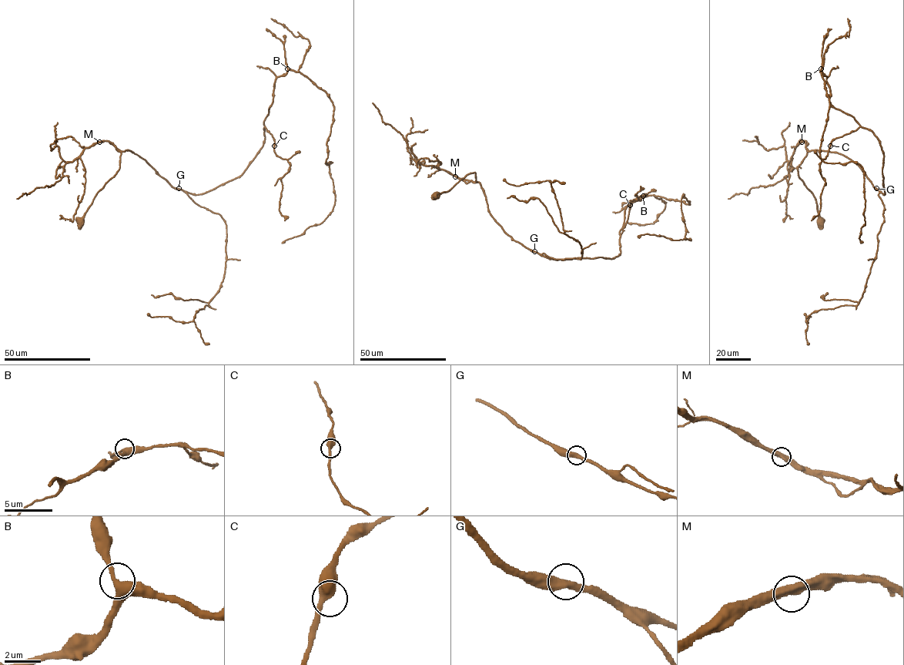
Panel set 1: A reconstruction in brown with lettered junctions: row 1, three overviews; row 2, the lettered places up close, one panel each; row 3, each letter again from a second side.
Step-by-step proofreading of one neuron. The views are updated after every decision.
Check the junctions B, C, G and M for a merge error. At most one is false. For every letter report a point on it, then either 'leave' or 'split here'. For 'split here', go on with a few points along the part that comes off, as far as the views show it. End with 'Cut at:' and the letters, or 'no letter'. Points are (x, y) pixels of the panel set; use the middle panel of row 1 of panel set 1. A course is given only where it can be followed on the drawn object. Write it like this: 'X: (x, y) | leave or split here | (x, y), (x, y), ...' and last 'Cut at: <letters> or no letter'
B: (643, 196) | leave
C: (630, 205) | leave
G: (534, 251) | leave
M: (455, 176) | leave
Cut at: no letter

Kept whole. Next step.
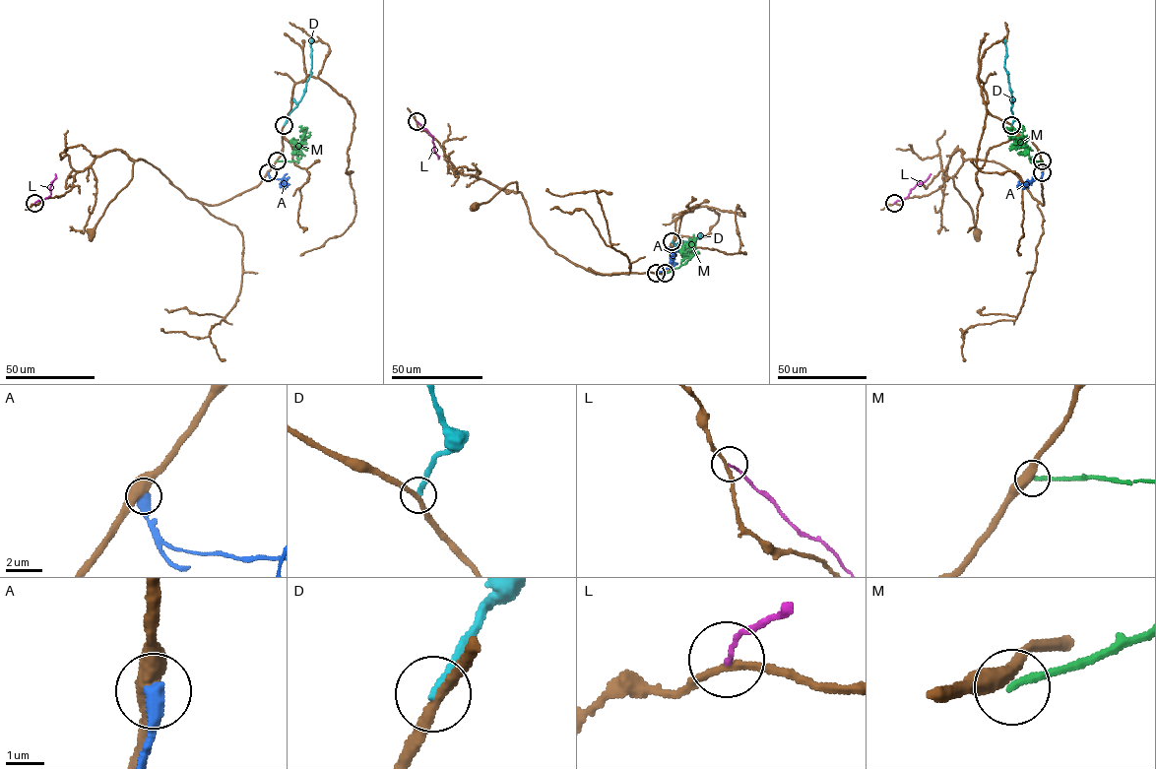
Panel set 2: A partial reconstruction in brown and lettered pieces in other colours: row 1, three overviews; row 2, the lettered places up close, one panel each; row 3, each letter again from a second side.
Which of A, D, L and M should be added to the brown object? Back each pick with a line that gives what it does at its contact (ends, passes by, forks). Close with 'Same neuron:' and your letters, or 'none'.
Same neuron: none

